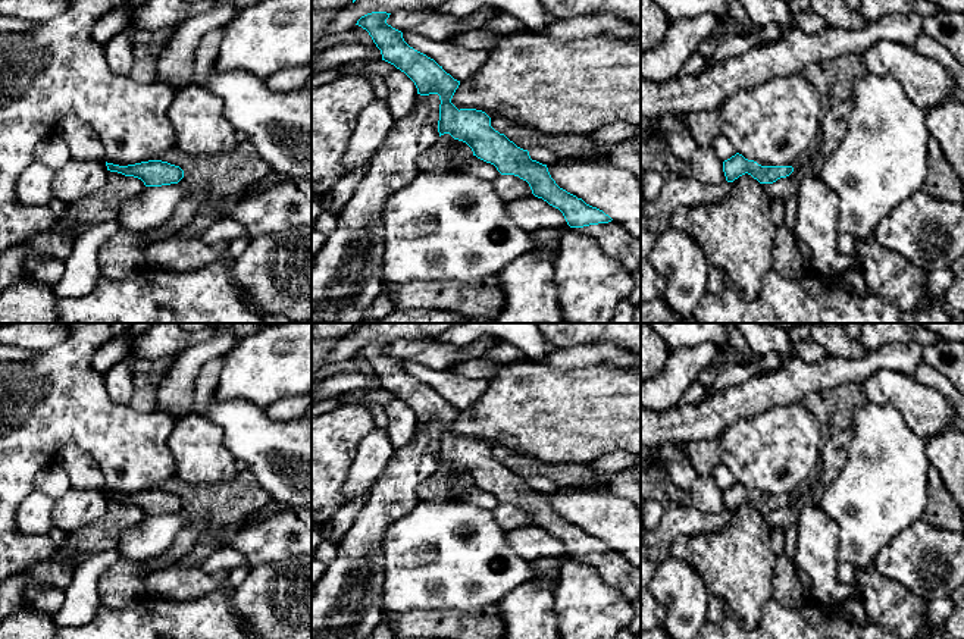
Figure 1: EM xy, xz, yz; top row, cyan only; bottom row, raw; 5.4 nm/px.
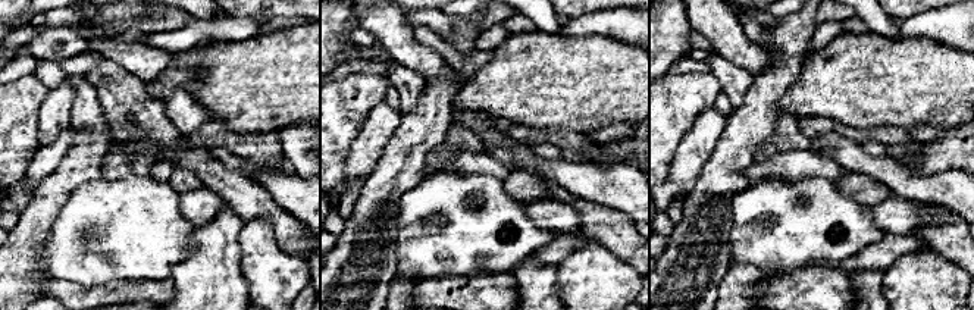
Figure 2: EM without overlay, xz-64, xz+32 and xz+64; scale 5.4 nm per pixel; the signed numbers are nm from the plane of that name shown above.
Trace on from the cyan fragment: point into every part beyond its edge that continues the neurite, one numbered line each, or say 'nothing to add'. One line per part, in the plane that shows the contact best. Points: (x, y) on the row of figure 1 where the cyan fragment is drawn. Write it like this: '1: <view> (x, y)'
1: xz (613, 240)

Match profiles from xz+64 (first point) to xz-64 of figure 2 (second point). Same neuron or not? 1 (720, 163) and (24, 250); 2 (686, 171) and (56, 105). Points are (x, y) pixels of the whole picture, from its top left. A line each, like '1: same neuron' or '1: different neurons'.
1: same neuron
2: same neuron

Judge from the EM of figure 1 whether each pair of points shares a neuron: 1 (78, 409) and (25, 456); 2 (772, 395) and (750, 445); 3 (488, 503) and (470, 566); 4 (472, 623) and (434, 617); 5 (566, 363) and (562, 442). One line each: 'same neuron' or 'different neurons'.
1: same neuron
2: different neurons
3: different neurons
4: same neuron
5: different neurons

